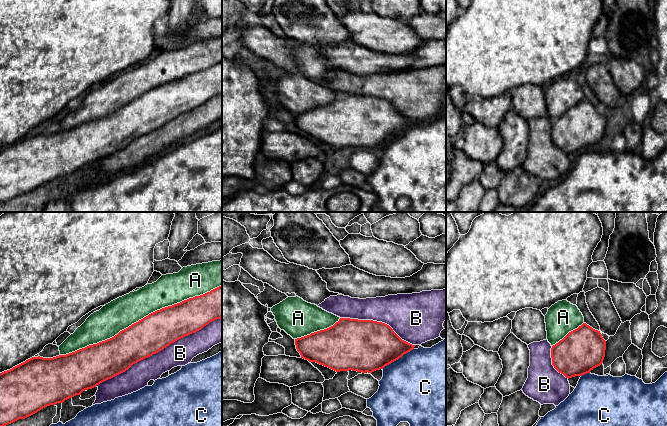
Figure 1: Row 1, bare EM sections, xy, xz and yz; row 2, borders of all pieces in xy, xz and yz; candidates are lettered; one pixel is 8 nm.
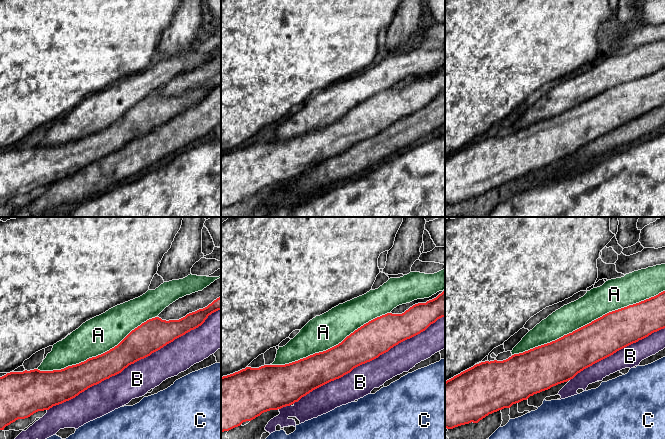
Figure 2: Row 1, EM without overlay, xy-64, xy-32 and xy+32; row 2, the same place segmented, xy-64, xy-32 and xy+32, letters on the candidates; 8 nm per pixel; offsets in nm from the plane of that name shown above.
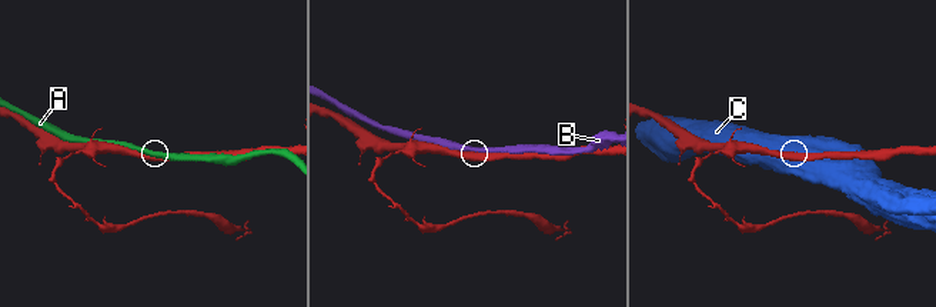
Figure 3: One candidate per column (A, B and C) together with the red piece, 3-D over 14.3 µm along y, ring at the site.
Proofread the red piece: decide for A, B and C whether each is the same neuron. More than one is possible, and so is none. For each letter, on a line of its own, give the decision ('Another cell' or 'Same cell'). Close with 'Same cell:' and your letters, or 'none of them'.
A: Another cell
B: Another cell
C: Another cell
Same cell: none of them

